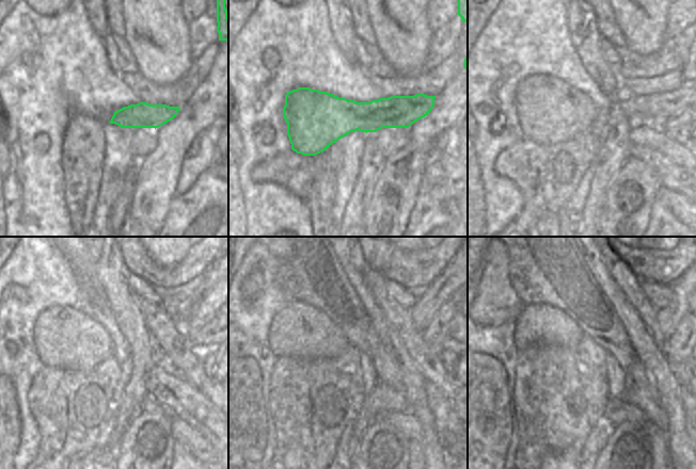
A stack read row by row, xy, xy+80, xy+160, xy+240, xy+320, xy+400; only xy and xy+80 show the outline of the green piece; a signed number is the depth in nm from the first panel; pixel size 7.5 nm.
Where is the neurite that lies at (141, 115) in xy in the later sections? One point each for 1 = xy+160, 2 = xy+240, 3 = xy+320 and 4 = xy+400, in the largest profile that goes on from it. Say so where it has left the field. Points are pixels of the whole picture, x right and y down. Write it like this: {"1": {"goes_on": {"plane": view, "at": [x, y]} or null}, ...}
{"1": {"goes_on": {"plane": "xy+160", "at": [550, 111]}}, "2": {"goes_on": {"plane": "xy+240", "at": [65, 338]}}, "3": {"goes_on": {"plane": "xy+320", "at": [300, 330]}}, "4": {"goes_on": {"plane": "xy+400", "at": [540, 323]}}}

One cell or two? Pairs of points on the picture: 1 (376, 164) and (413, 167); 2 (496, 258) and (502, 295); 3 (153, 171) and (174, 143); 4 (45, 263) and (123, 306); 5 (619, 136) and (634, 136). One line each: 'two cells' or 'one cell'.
1: two cells
2: one cell
3: one cell
4: two cells
5: two cells

